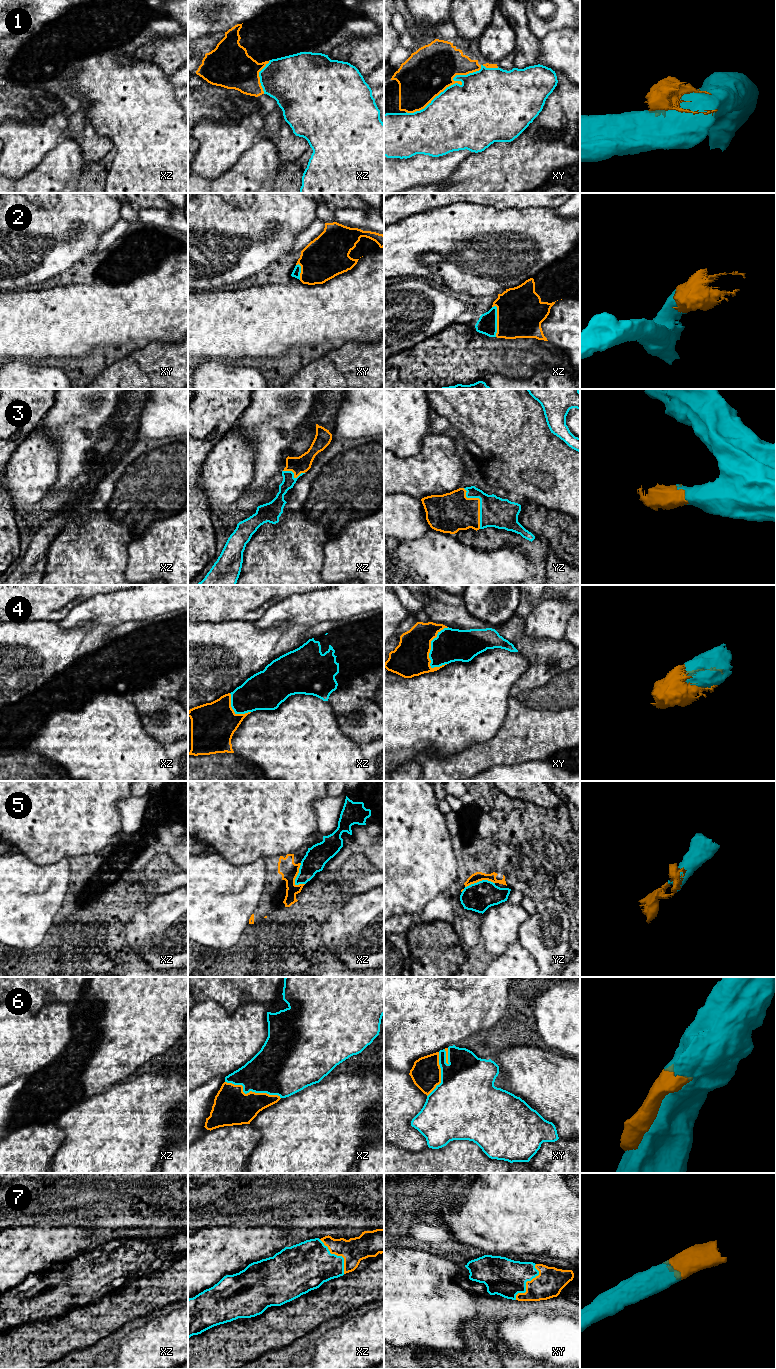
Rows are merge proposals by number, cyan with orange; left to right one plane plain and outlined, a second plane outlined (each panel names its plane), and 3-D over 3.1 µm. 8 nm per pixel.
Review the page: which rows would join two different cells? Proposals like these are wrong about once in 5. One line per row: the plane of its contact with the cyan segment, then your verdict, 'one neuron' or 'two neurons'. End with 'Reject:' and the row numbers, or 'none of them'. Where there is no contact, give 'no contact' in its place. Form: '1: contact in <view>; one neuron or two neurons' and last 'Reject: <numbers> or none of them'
1: contact in xy; two neurons
2: contact in xz; one neuron
3: contact in yz; one neuron
4: contact in xy; one neuron
5: contact in xz; one neuron
6: contact in xz; one neuron
7: contact in xy; one neuron
Reject: 1

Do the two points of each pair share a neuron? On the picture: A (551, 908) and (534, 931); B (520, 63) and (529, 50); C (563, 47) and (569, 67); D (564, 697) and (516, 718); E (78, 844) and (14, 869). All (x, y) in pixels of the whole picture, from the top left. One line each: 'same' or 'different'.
A: same
B: same
C: same
D: same
E: different

